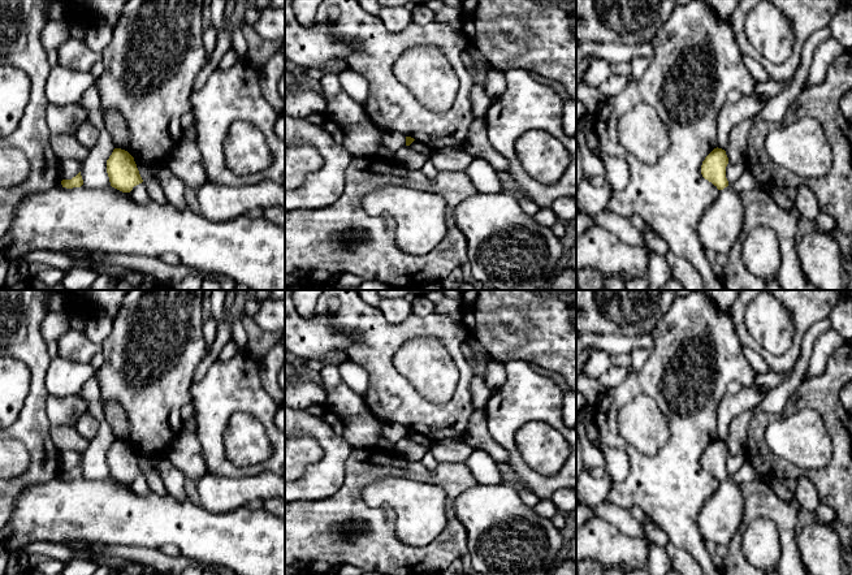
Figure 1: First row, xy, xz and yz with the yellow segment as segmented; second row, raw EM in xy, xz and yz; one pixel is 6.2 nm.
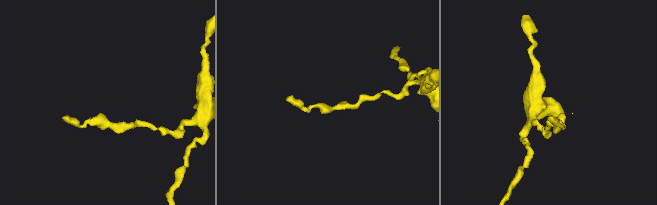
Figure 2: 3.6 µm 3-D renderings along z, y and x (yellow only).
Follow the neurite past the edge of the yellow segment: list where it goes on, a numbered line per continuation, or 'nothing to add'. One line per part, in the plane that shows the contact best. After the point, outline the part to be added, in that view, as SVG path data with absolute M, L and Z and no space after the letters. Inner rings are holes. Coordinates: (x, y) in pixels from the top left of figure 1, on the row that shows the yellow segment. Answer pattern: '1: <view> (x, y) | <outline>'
nothing to add

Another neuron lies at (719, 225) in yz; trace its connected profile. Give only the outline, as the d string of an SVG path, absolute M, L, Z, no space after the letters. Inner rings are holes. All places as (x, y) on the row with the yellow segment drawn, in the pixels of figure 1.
M719 190L714 203L702 213L697 225L699 239L705 250L727 254L744 226L744 208L739 190Z

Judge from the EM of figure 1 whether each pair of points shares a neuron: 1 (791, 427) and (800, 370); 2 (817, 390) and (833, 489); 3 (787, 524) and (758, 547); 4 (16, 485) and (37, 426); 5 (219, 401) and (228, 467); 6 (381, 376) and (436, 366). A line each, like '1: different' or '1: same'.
1: different
2: same
3: different
4: same
5: same
6: different

